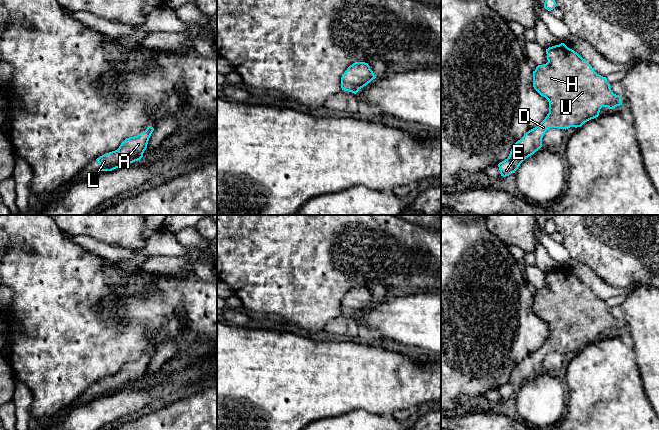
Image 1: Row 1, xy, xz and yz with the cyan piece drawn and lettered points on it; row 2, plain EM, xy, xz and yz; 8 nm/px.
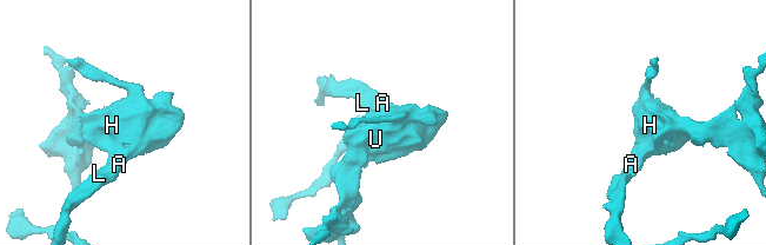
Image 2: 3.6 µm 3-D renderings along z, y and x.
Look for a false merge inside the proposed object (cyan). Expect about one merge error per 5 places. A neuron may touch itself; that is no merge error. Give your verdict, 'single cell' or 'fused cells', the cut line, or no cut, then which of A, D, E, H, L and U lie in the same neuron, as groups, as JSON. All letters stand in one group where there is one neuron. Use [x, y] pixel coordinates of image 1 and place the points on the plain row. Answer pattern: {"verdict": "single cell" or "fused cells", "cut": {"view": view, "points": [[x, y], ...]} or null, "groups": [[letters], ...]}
{"verdict": "single cell", "cut": null, "groups": [["A", "D", "E", "H", "L", "U"]]}

